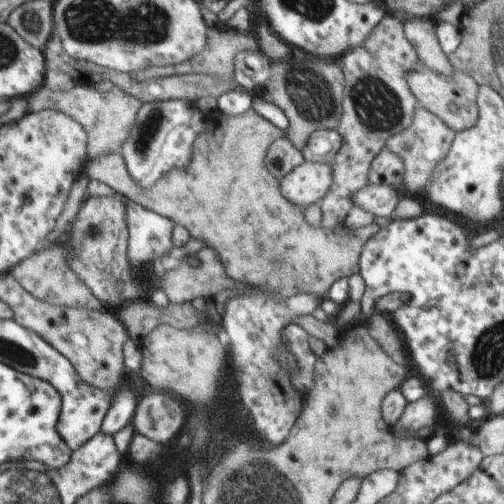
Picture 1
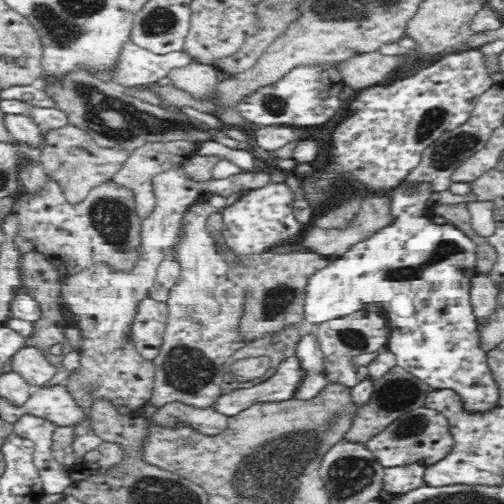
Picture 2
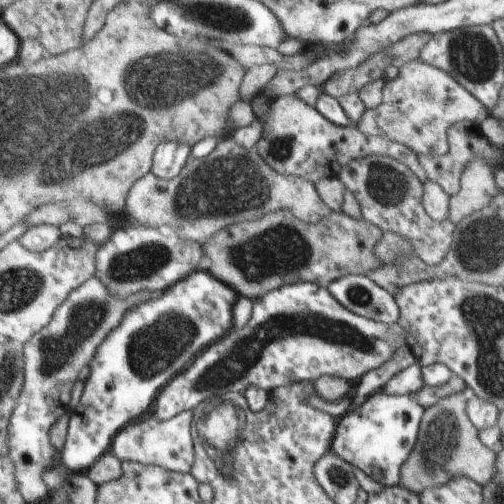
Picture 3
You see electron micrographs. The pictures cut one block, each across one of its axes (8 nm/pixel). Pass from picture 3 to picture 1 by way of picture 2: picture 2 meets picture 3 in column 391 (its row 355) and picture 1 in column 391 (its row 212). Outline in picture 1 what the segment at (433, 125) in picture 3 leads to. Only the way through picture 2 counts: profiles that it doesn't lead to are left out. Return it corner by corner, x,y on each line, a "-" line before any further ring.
383,150
383,154
377,154
371,160
369,172
367,172
367,180
371,186
393,186
395,190
401,190
401,174
403,174
403,160
391,152
391,150

